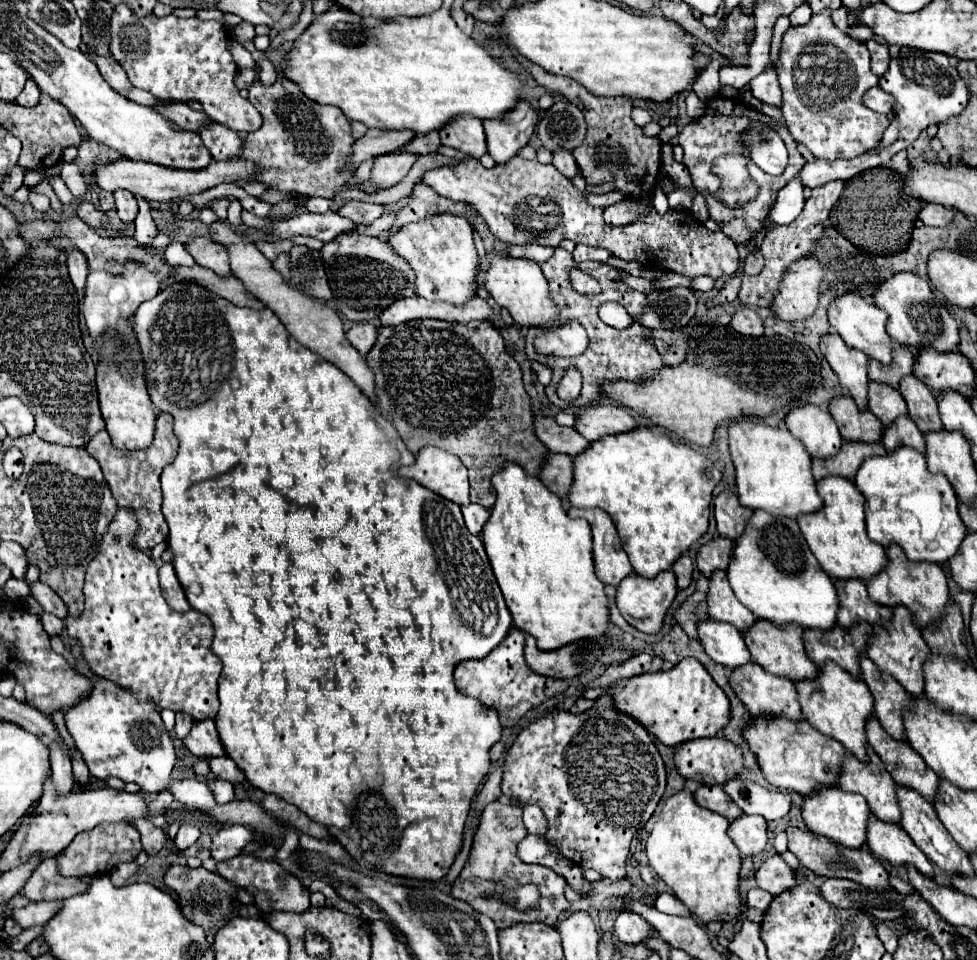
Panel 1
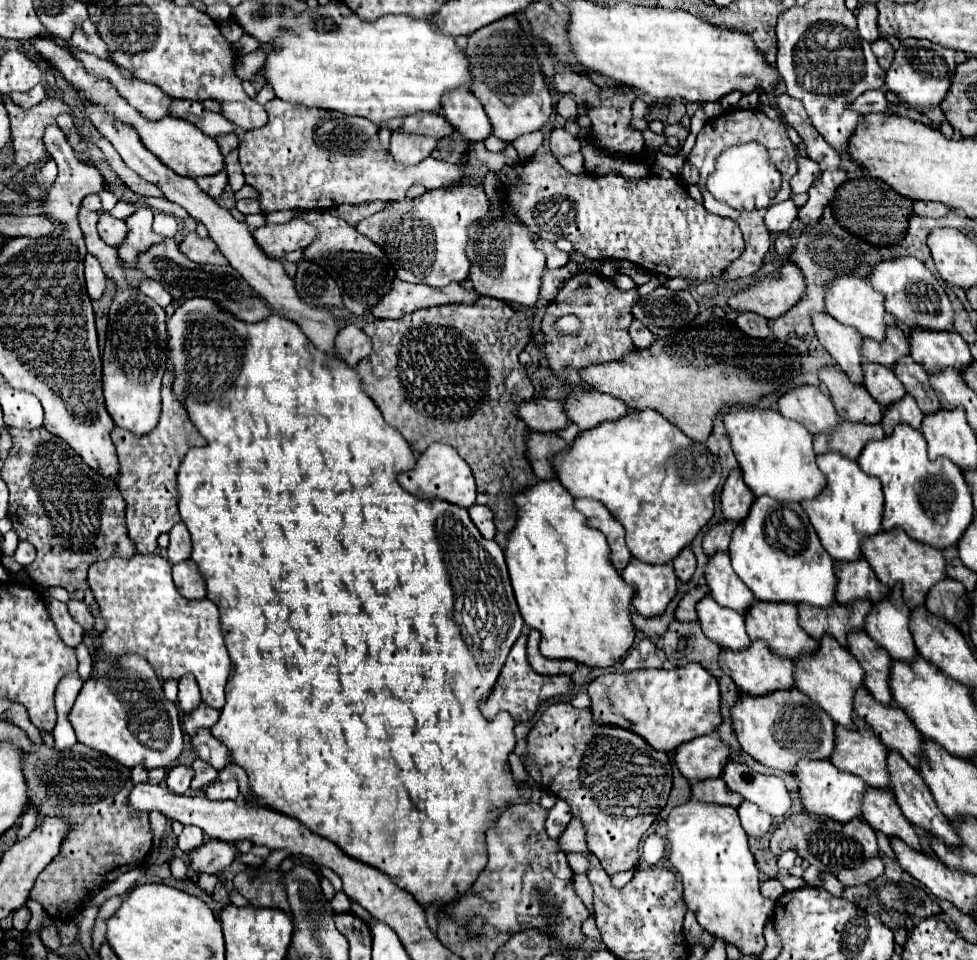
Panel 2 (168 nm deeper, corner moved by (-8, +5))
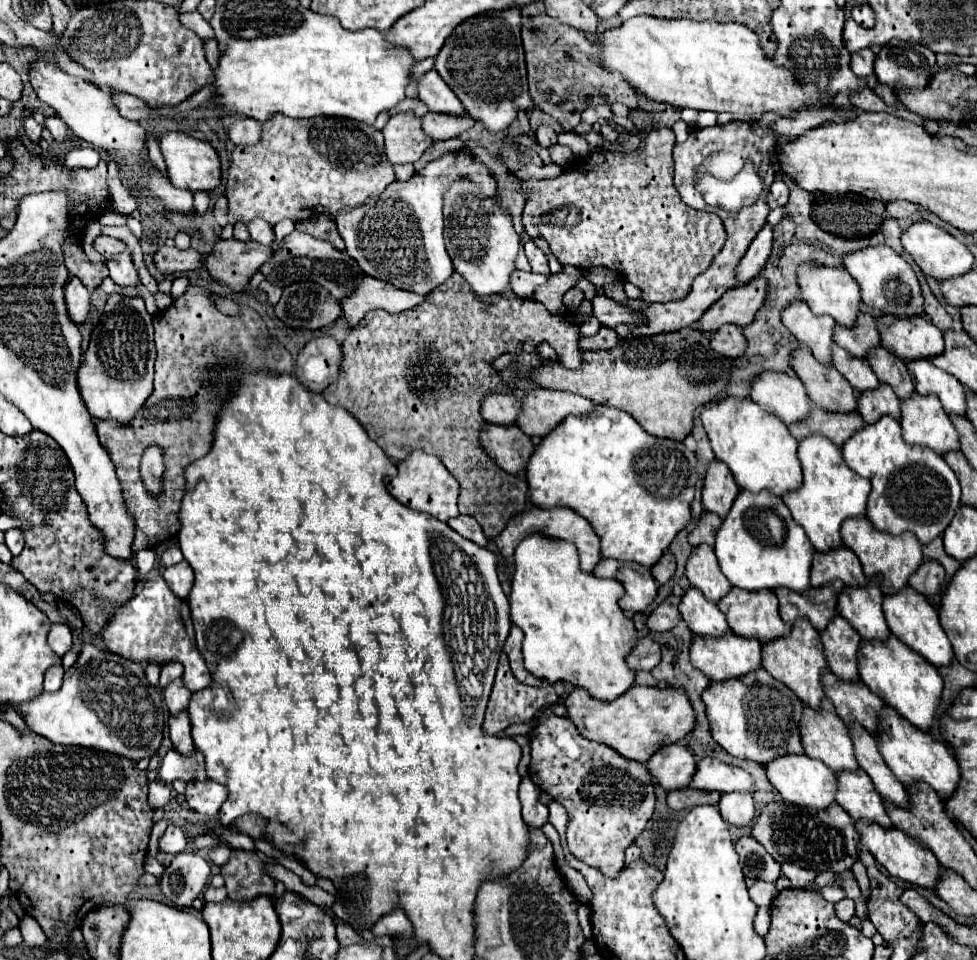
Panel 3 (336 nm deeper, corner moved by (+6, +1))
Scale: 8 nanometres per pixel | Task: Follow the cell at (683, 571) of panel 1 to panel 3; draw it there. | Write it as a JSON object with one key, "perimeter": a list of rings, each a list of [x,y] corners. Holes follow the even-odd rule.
{"perimeter":[[[664,551],[662,559],[660,559],[660,561],[658,561],[650,571],[652,571],[652,575],[654,575],[656,583],[658,583],[658,585],[664,585],[664,583],[674,575],[674,571],[676,571],[674,555],[672,555],[670,551]]]}

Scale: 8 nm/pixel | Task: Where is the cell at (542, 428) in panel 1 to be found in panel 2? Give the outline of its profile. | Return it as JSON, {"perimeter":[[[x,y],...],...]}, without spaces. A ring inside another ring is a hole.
{"perimeter":[[[532,399],[518,407],[518,415],[524,423],[538,433],[558,433],[568,427],[568,417],[560,401],[554,399]]]}

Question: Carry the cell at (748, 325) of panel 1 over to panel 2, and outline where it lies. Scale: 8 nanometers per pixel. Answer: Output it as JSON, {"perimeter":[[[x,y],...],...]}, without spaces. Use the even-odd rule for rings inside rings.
{"perimeter":[[[742,311],[736,317],[736,325],[750,337],[770,337],[772,331],[768,327],[768,319],[752,313],[752,311]]]}

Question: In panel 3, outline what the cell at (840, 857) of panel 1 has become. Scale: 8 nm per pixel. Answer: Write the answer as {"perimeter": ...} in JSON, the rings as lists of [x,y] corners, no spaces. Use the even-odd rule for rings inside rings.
{"perimeter":[[[784,801],[766,803],[764,807],[760,807],[760,815],[752,825],[752,837],[756,837],[756,841],[778,863],[788,861],[792,865],[812,869],[812,871],[844,873],[858,859],[858,853],[856,853],[858,833],[854,829],[854,821],[838,803],[832,803],[822,811],[812,807],[790,805]]]}

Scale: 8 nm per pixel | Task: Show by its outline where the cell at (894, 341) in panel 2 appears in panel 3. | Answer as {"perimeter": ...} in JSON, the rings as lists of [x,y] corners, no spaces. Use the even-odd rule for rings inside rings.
{"perimeter":[[[870,313],[858,315],[858,323],[854,327],[842,327],[834,325],[834,341],[850,351],[854,357],[864,359],[868,349],[876,347],[880,343],[880,335],[876,329],[876,319]]]}

